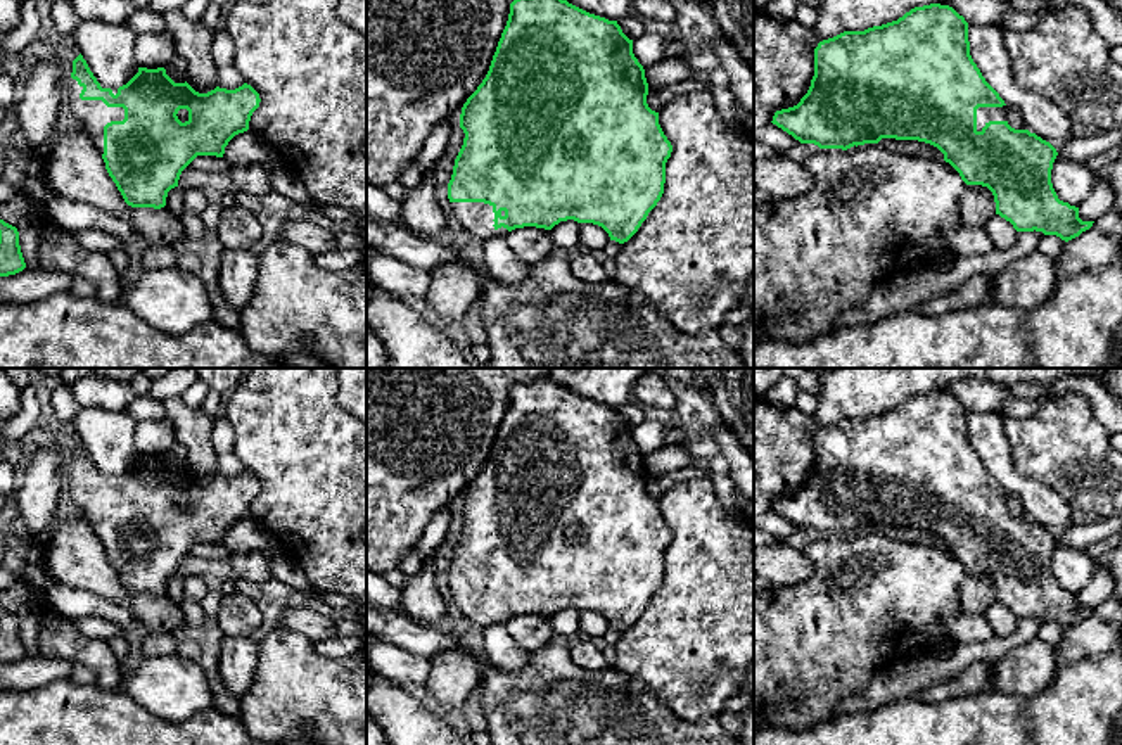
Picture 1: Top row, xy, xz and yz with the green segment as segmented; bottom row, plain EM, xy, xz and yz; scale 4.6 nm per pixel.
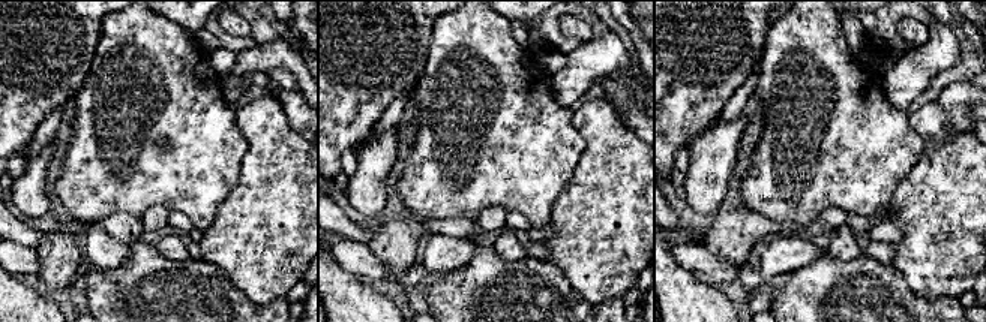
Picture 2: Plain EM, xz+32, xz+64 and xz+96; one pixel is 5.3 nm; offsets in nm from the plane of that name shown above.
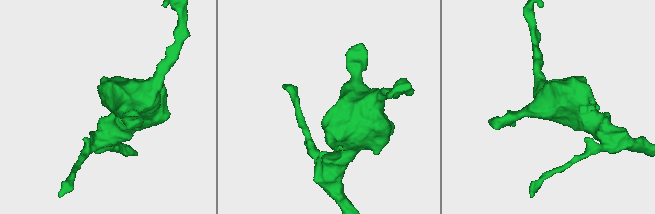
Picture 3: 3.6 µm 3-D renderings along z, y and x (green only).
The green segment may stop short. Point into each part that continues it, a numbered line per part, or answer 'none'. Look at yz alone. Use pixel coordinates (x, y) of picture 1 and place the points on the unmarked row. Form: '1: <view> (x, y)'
1: yz (984, 502)

